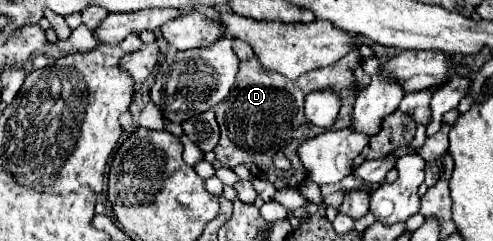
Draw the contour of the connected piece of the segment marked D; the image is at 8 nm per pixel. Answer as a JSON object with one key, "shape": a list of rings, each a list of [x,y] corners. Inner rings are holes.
{"shape":[[[354,48],[350,54],[340,58],[336,64],[312,70],[296,80],[288,80],[282,74],[264,70],[256,58],[240,62],[236,84],[234,84],[230,96],[224,102],[216,104],[216,108],[214,108],[218,126],[222,132],[220,142],[214,148],[216,158],[226,168],[234,168],[238,164],[244,164],[254,176],[258,176],[260,180],[276,184],[276,188],[290,186],[290,180],[296,182],[294,176],[286,176],[286,172],[276,170],[272,164],[272,156],[276,150],[282,150],[290,142],[292,132],[304,124],[304,96],[312,90],[332,88],[342,98],[342,108],[340,108],[338,120],[334,124],[334,130],[348,128],[354,100],[356,100],[358,92],[362,90],[362,82],[360,82],[358,72],[360,72],[360,76],[368,76],[362,70],[362,56],[360,56],[358,48]],[[254,140],[256,140],[256,152],[254,152]]]}

